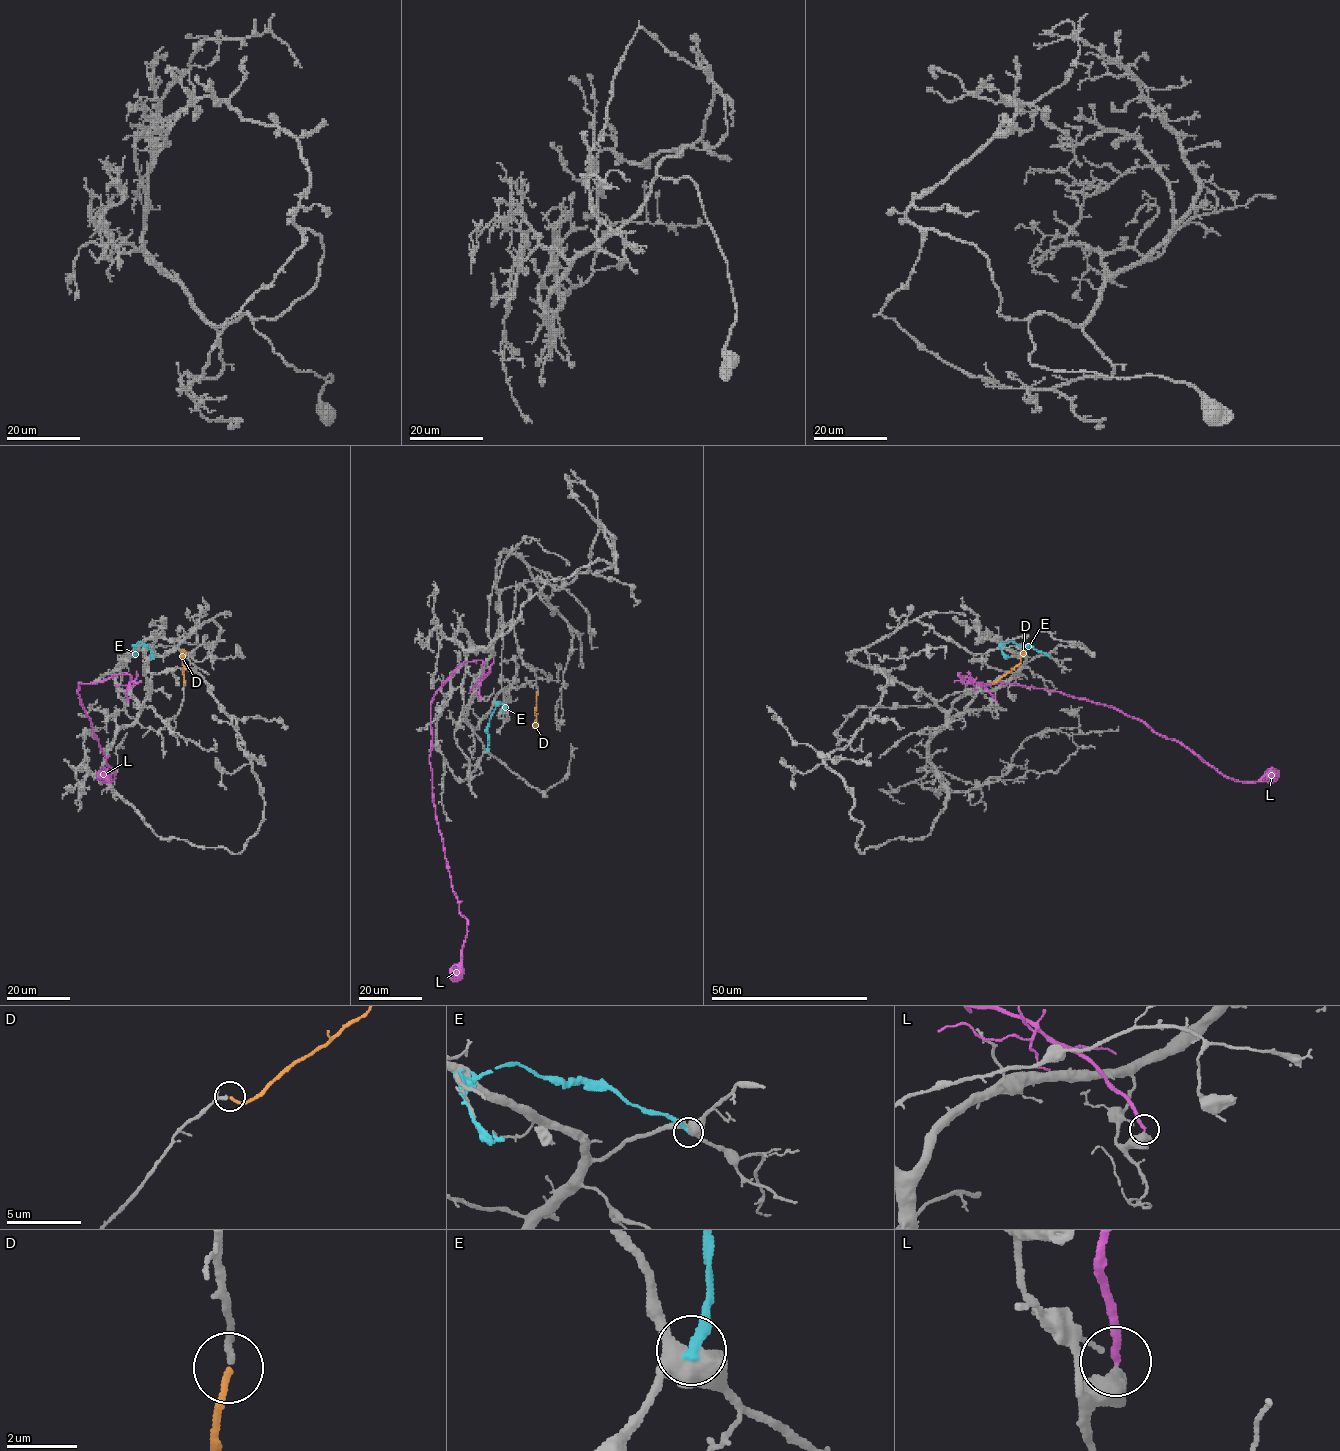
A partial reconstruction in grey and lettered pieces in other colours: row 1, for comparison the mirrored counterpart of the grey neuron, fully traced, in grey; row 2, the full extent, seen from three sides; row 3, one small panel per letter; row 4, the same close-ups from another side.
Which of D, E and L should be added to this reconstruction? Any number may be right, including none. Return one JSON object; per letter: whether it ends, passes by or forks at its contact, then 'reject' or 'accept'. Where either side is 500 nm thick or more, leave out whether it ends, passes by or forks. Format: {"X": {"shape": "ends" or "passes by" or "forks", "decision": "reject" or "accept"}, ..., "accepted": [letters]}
{"D": {"shape": "ends", "decision": "accept"}, "E": {"shape": "ends", "decision": "reject"}, "L": {"shape": "ends", "decision": "reject"}, "accepted": ["D"]}

